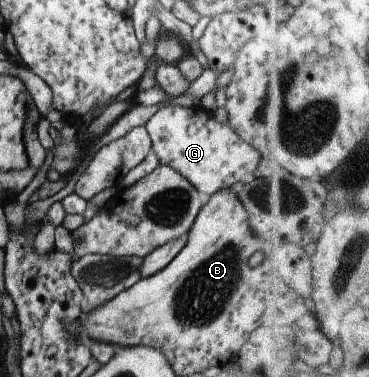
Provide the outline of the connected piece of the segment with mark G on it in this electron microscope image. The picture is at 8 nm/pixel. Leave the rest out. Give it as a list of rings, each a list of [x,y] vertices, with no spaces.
[[[169,104],[147,121],[145,129],[159,163],[183,175],[204,198],[217,190],[237,188],[253,176],[262,161],[259,151],[245,143],[231,127],[219,123],[214,114],[203,107]]]

